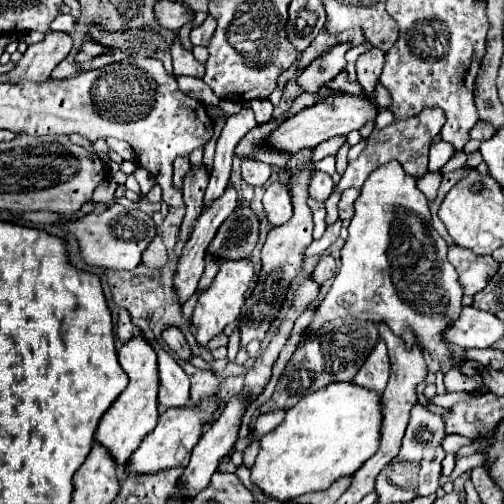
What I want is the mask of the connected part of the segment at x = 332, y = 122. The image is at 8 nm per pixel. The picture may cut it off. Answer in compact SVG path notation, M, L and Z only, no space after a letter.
M329 94L321 98L315 106L301 110L299 114L287 118L277 130L273 130L265 138L265 146L273 148L277 152L289 152L295 154L301 148L315 148L317 144L335 138L335 136L347 136L351 130L359 130L363 124L375 120L377 110L371 106L367 96L349 96L349 94Z

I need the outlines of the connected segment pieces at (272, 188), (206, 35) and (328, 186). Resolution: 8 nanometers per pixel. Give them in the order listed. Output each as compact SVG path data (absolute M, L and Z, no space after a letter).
M276 180L273 184L269 184L263 196L263 206L267 212L267 220L273 226L281 226L291 218L293 206L291 206L291 196L285 182Z
M207 16L207 20L199 26L199 28L193 28L191 30L191 44L193 46L207 46L211 42L211 36L215 32L215 18Z
M317 170L315 176L313 176L313 180L311 180L311 184L309 184L309 192L311 192L313 200L325 202L331 196L331 192L333 192L333 180L331 180L331 176L327 176L325 172Z

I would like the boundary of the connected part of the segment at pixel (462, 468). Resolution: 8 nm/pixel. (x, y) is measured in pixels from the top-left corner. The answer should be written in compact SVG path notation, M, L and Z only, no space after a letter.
M480 453L457 459L451 476L441 476L441 484L439 486L445 486L447 482L453 482L457 476L461 476L464 472L472 470L475 467L483 466L484 462L485 456Z

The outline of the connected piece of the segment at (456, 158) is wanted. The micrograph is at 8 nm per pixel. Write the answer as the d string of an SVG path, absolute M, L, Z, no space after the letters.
M458 152L451 157L449 162L441 169L441 172L451 172L466 165L467 155L464 152Z

